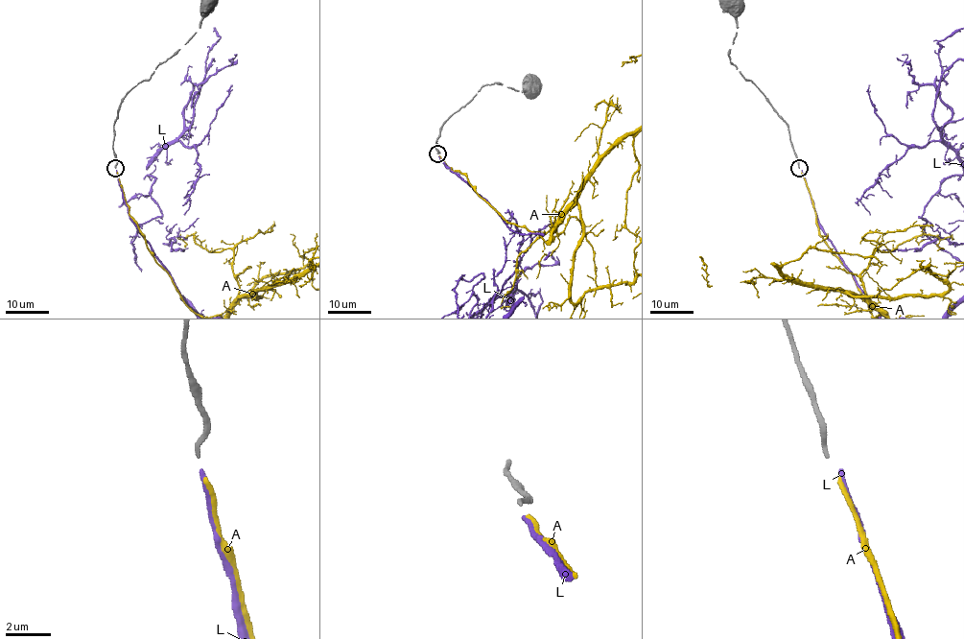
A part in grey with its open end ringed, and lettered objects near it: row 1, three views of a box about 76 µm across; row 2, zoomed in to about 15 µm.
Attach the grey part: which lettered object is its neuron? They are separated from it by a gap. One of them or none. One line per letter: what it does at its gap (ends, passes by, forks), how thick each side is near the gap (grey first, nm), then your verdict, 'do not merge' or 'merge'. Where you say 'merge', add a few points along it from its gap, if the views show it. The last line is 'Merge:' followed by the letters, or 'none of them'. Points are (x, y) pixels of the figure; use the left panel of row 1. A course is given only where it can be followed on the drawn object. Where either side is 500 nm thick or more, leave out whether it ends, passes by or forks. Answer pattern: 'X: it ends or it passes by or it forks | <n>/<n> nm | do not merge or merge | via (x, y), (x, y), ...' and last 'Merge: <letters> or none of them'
A: it ends | 200/190 nm | merge
L: it ends | 200/200 nm | do not merge
Merge: A

